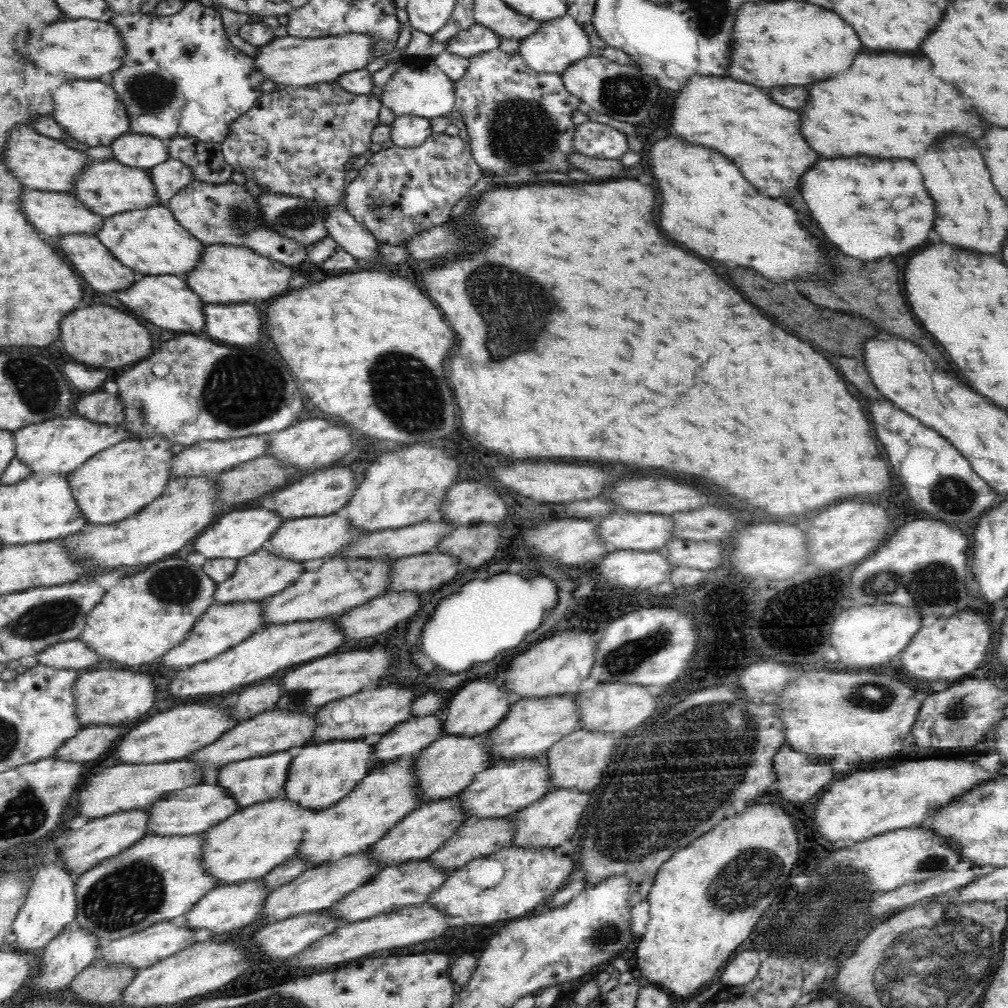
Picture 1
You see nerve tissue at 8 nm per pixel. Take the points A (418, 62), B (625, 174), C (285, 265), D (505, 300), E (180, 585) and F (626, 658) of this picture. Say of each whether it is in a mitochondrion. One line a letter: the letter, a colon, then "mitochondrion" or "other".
A: other
B: other
C: other
D: mitochondrion
E: mitochondrion
F: mitochondrion

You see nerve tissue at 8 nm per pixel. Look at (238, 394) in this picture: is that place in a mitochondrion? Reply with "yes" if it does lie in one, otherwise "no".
yes

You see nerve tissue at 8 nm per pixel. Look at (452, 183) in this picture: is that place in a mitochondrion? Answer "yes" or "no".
no

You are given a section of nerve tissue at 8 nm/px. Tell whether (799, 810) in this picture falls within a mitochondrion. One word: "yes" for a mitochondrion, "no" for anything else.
no

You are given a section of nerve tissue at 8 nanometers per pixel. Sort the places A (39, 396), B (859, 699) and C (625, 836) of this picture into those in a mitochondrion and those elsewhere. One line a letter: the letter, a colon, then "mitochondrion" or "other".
A: mitochondrion
B: mitochondrion
C: mitochondrion

